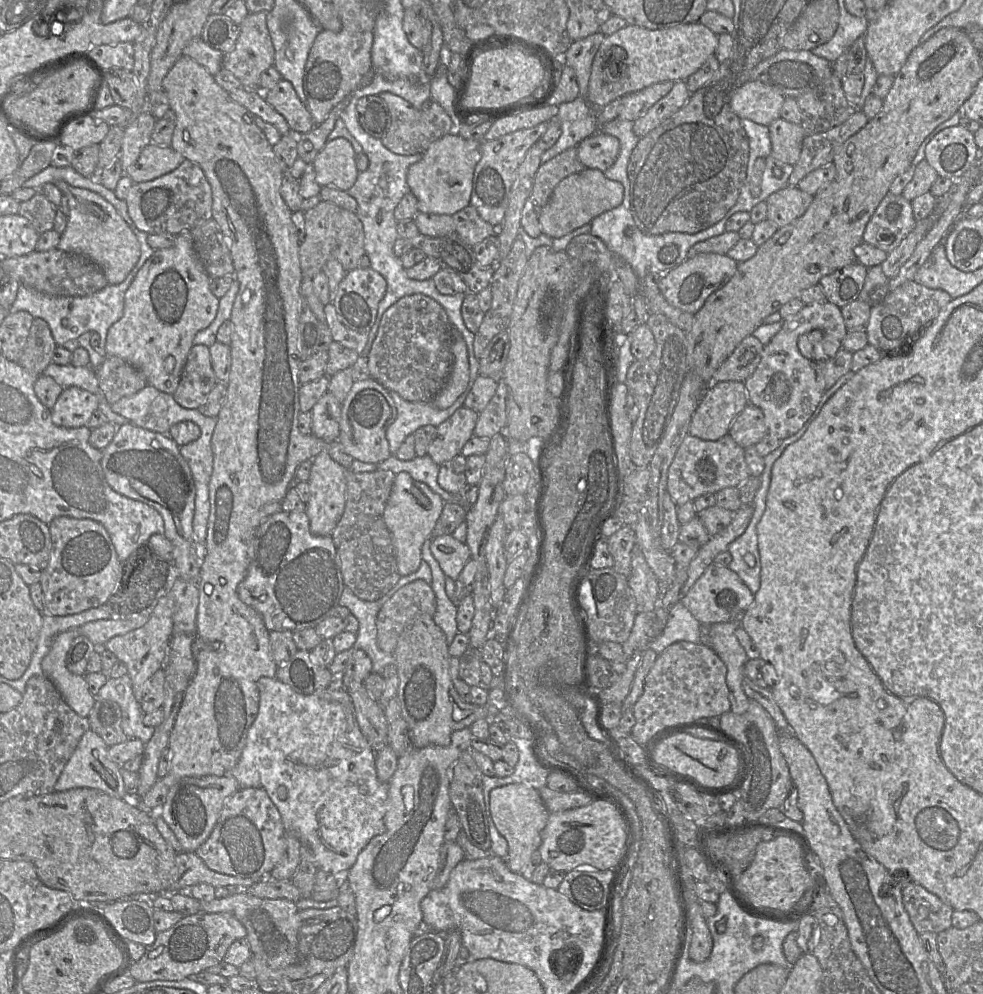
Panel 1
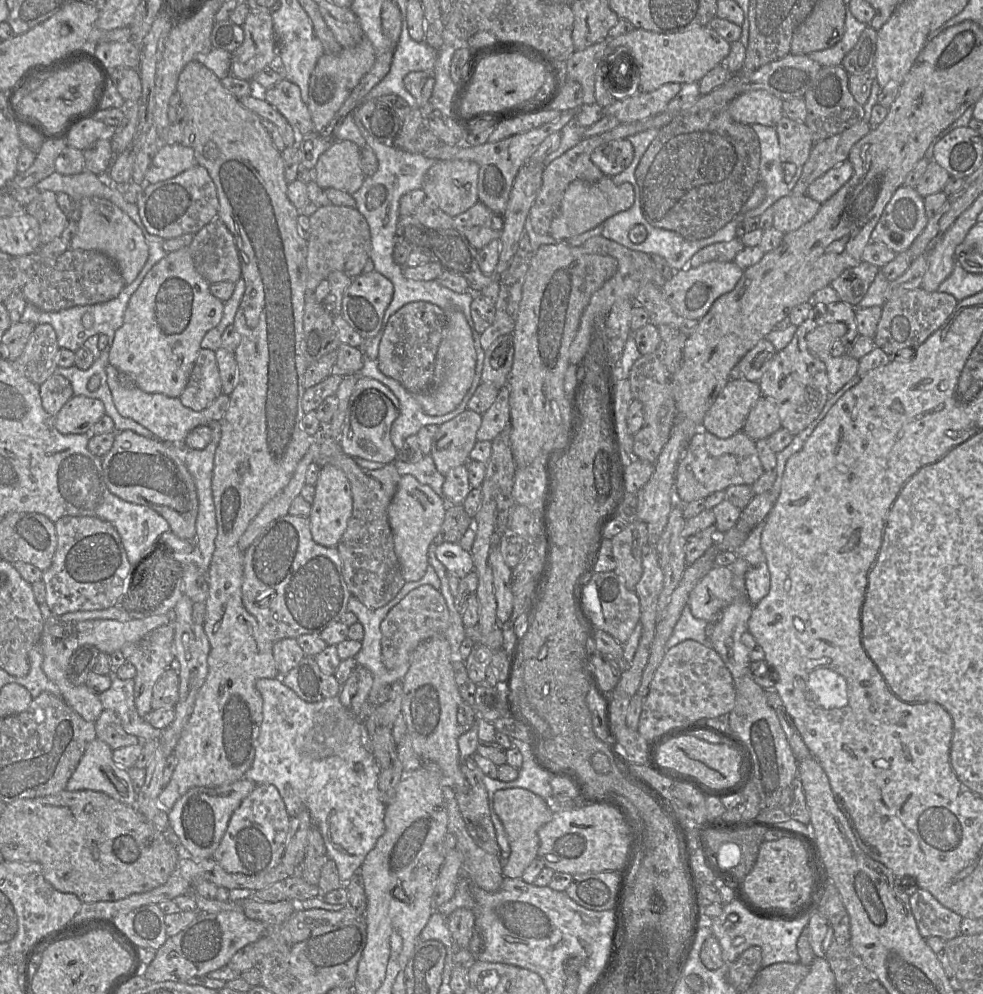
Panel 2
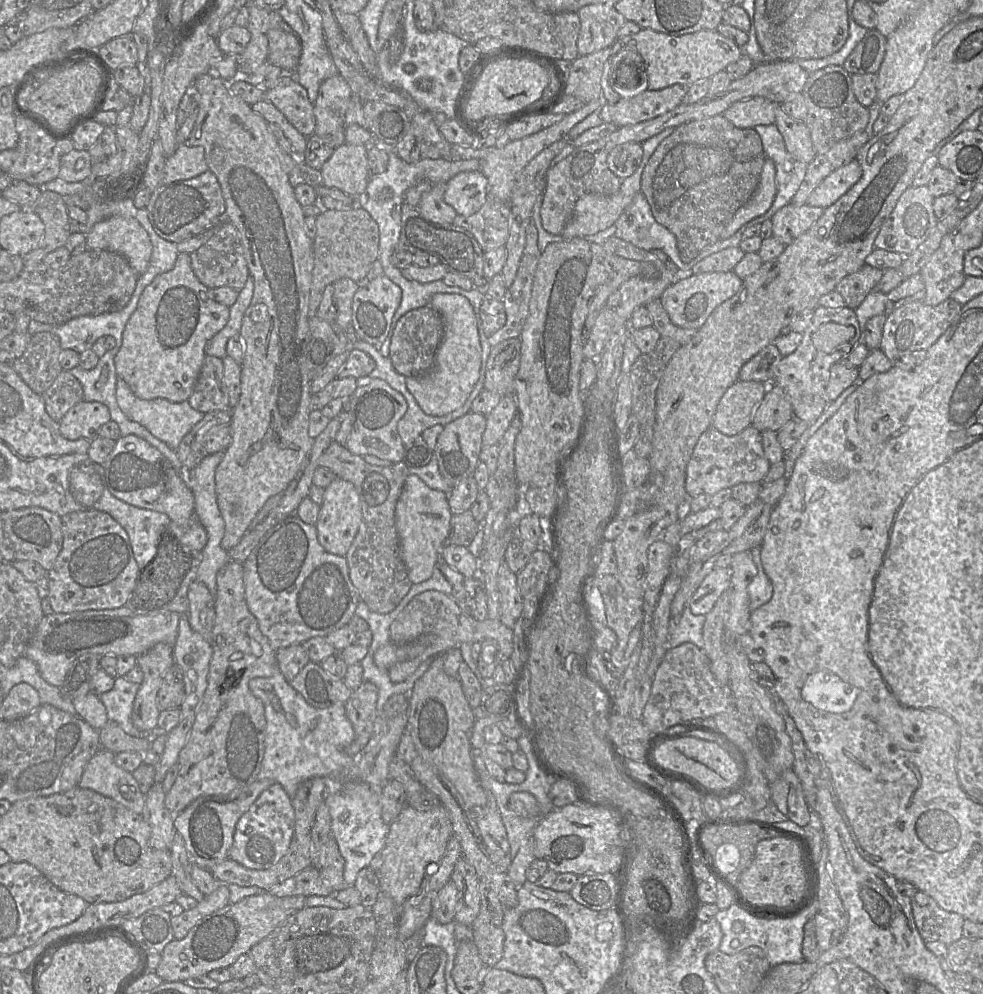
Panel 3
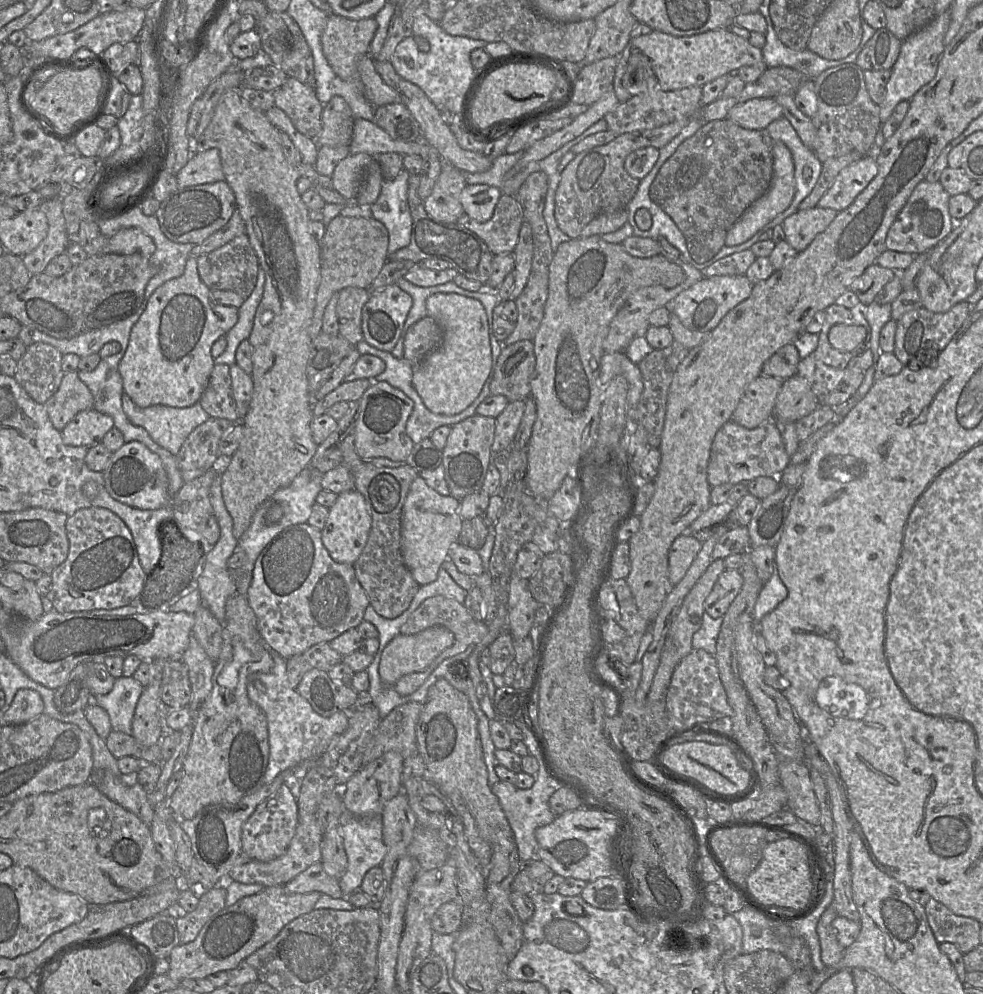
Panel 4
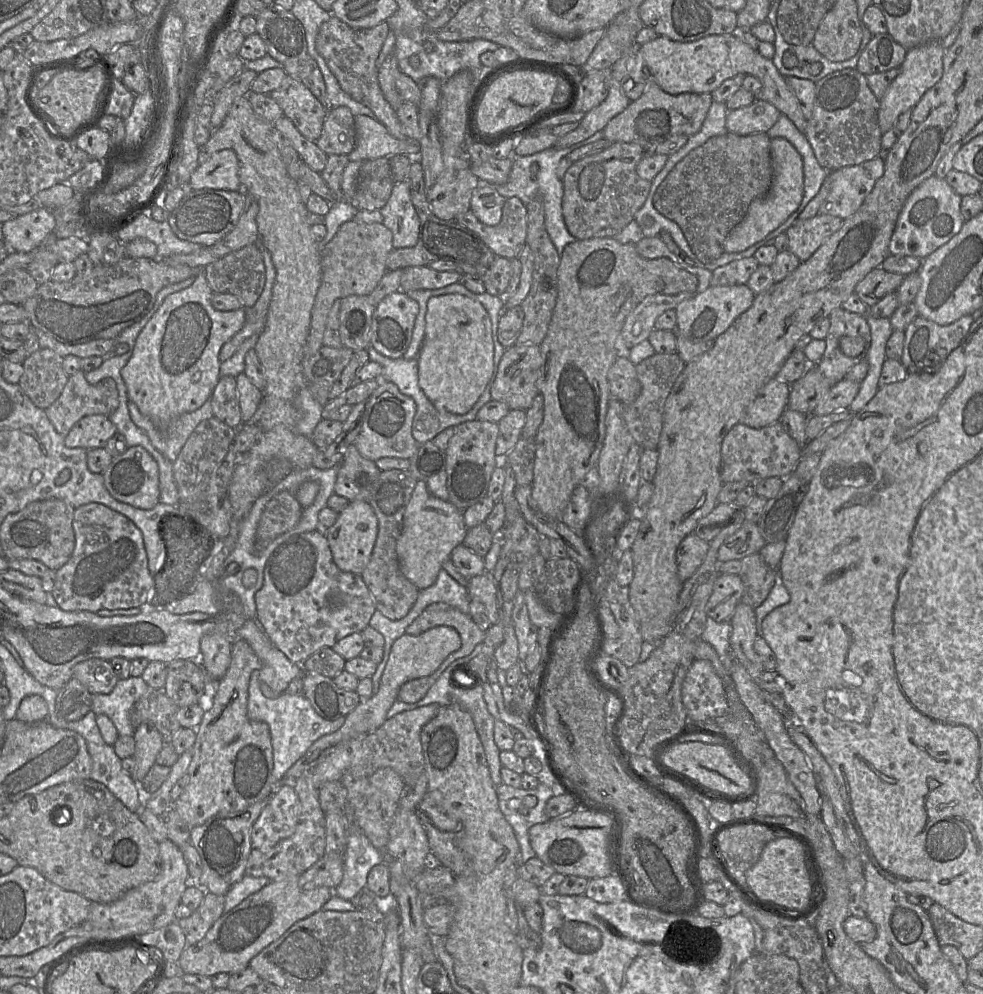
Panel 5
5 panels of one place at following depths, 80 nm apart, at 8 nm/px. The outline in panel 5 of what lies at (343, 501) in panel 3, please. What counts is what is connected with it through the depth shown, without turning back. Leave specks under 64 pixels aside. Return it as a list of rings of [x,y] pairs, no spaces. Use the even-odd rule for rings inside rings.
[[[353,500],[338,513],[325,537],[336,565],[345,572],[361,575],[370,560],[377,533],[378,520],[373,508],[366,501]]]

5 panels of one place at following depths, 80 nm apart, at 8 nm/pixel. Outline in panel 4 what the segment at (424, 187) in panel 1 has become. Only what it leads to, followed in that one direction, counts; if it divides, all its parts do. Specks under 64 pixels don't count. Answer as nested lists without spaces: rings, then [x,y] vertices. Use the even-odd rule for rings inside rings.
[[[467,184],[461,192],[460,201],[469,217],[485,223],[492,218],[501,195],[498,188],[486,184]]]

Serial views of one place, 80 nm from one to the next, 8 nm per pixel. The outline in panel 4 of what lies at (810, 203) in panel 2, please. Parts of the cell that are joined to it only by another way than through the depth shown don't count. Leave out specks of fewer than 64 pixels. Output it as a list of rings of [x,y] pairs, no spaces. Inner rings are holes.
[[[818,206],[806,210],[799,209],[782,222],[785,240],[798,253],[802,252],[830,225],[837,213],[833,209]]]

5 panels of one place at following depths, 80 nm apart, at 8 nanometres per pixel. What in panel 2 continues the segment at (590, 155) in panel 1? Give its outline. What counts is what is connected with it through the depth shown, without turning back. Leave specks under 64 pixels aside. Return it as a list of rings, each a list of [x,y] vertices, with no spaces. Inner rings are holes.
[[[628,139],[612,140],[599,145],[591,154],[591,161],[604,173],[612,177],[630,166],[634,158],[634,147]]]

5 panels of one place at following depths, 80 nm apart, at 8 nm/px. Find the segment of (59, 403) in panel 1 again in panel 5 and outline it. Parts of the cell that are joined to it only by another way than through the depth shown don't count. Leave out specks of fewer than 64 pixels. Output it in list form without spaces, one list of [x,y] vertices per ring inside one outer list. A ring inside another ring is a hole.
[[[105,415],[85,416],[74,424],[64,437],[68,448],[84,448],[87,451],[105,448],[108,440],[117,433],[115,425]]]

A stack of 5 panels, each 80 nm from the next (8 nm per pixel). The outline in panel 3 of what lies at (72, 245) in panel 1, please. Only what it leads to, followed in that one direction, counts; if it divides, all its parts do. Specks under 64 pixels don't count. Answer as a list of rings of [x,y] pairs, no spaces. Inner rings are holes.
[[[120,216],[96,223],[85,235],[85,245],[123,255],[139,275],[146,272],[152,255],[152,243],[143,227],[133,218]]]

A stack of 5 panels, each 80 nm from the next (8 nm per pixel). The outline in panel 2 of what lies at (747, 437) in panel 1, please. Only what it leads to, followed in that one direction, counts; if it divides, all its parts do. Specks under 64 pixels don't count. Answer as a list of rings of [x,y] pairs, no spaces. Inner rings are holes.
[[[760,398],[750,410],[742,431],[753,440],[767,439],[782,428],[776,403]]]

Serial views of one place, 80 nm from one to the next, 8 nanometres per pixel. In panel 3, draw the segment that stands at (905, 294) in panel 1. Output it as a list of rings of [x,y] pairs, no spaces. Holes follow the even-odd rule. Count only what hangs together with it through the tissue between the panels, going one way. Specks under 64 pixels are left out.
[[[947,298],[942,303],[931,306],[922,301],[914,301],[892,309],[886,316],[882,329],[880,349],[893,362],[899,362],[912,351],[928,349],[948,329],[959,314],[962,305]]]

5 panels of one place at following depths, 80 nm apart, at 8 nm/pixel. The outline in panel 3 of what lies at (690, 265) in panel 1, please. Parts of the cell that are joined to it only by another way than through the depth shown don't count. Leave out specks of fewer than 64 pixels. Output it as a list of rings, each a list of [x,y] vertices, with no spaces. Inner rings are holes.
[[[734,271],[685,275],[667,287],[660,300],[674,324],[699,329],[720,304],[740,291],[743,281]]]

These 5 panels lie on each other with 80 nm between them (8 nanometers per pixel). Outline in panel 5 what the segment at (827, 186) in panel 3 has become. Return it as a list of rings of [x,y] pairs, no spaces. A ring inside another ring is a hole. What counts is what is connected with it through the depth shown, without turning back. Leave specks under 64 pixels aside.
[[[883,156],[854,166],[846,166],[830,173],[830,191],[819,208],[819,214],[827,214],[842,220],[852,216],[862,206],[883,176]]]

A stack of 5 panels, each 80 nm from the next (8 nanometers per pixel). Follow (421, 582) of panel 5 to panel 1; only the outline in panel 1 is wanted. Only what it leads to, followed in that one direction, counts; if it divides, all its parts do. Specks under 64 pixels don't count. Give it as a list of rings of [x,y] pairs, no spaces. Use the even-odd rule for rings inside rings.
[[[408,473],[395,474],[394,483],[383,512],[383,520],[391,535],[397,571],[408,576],[421,565],[422,546],[431,536],[441,515],[444,501],[426,484],[414,480]]]

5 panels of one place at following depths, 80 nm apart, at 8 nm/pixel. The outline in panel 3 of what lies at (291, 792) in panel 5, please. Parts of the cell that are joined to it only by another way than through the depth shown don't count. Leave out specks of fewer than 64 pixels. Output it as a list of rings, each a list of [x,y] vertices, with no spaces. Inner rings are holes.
[[[274,783],[259,795],[237,822],[228,858],[249,869],[268,869],[287,854],[294,830],[295,812],[292,798],[281,784]]]

